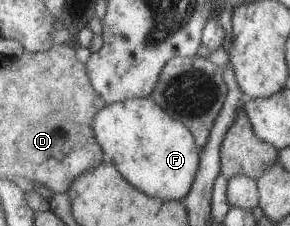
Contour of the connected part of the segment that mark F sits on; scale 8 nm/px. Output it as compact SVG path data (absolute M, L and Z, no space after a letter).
M150 97L106 104L94 116L92 130L103 159L114 164L120 175L139 192L160 200L178 201L190 193L200 167L201 150L190 130L159 108Z

